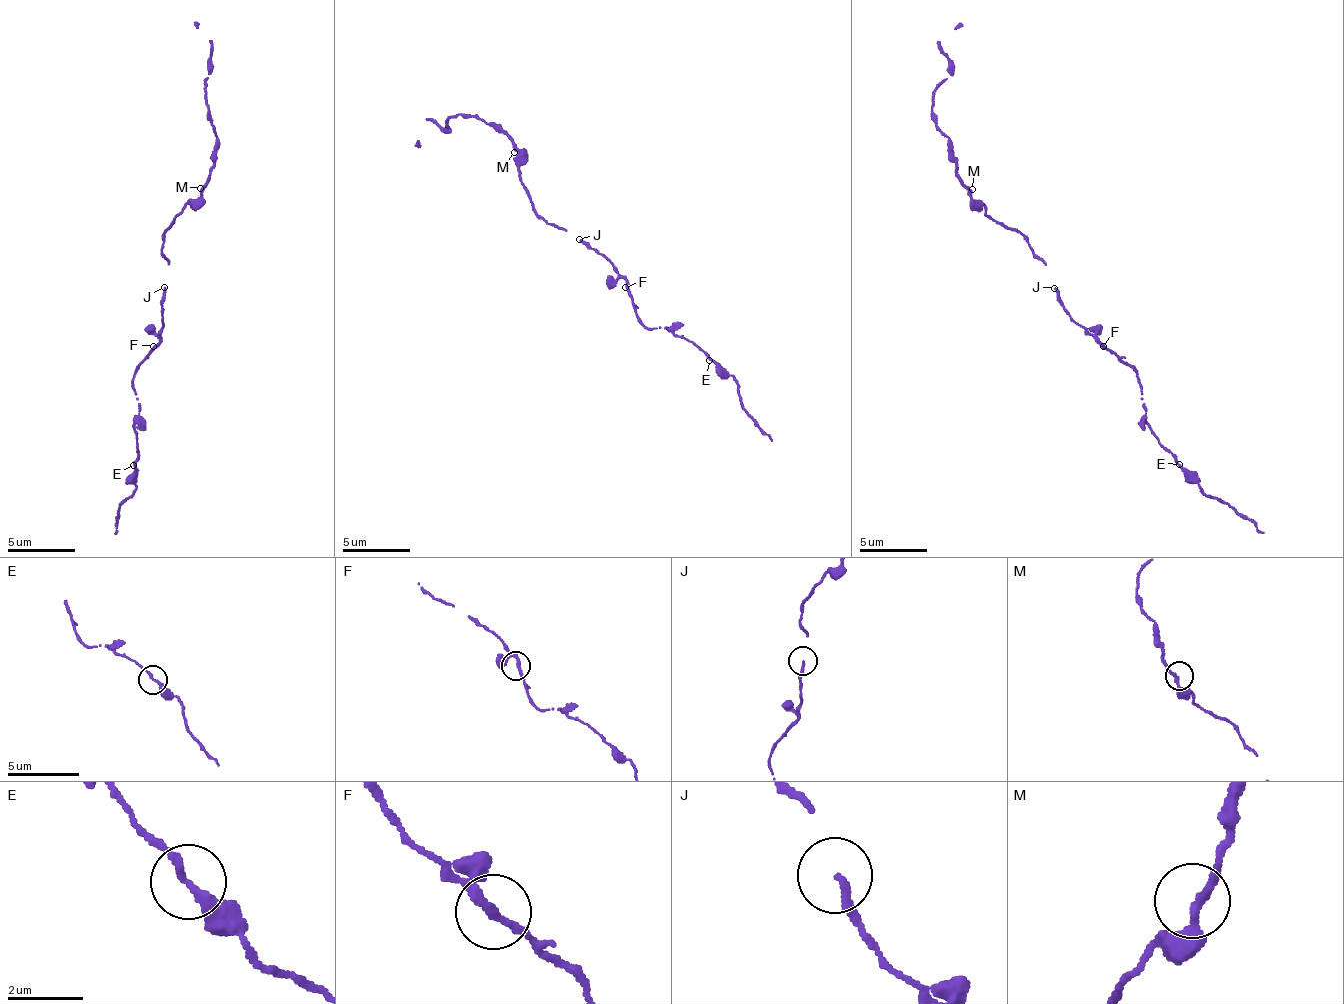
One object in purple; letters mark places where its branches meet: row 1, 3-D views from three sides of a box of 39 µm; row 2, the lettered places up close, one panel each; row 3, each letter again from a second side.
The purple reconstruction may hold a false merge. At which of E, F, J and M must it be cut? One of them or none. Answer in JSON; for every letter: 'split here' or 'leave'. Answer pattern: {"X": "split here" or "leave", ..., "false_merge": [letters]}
{"E": "split here", "F": "leave", "J": "leave", "M": "leave", "false_merge": ["E"]}

